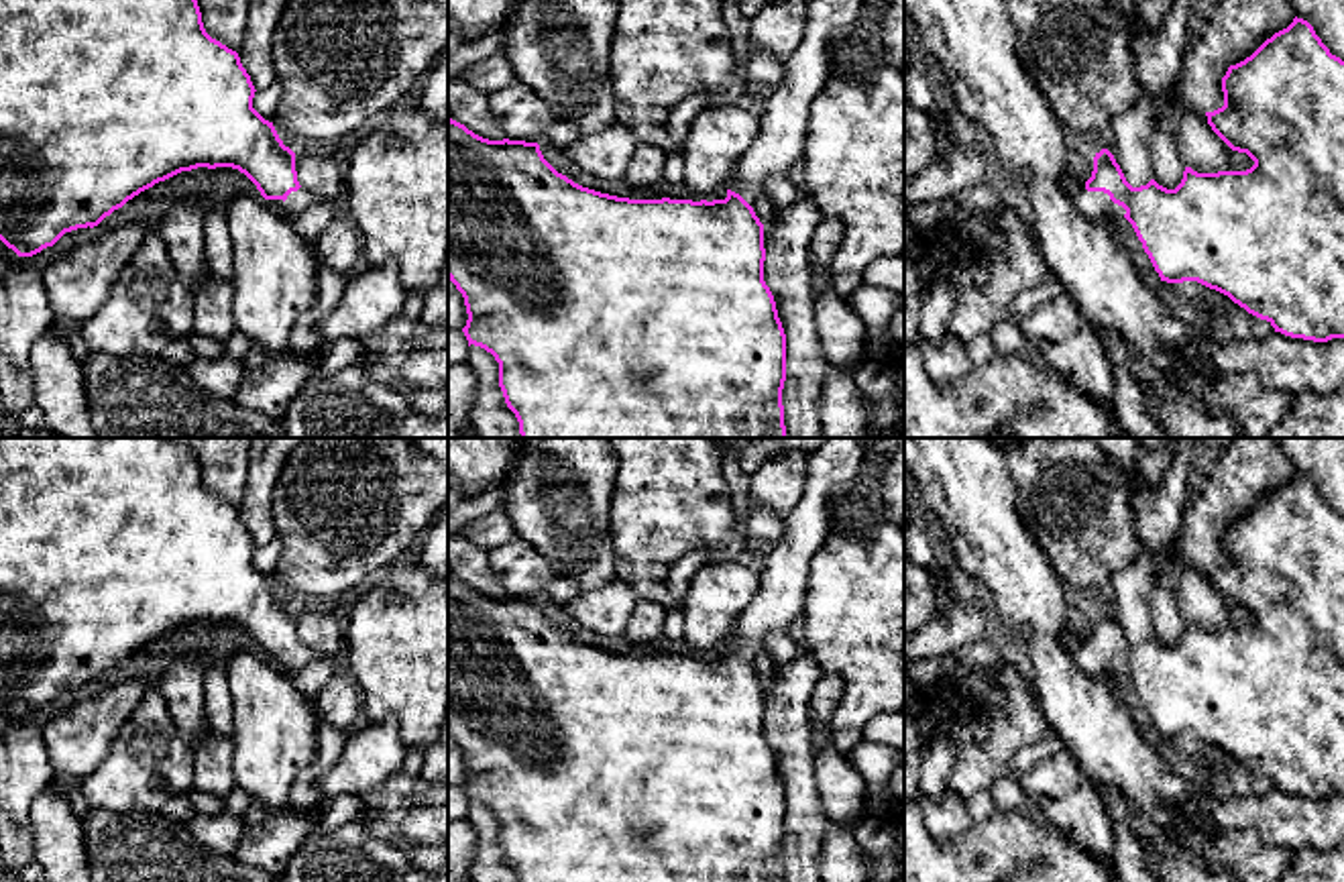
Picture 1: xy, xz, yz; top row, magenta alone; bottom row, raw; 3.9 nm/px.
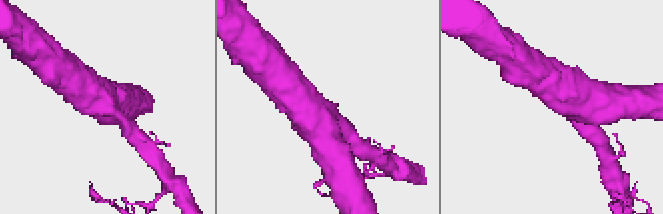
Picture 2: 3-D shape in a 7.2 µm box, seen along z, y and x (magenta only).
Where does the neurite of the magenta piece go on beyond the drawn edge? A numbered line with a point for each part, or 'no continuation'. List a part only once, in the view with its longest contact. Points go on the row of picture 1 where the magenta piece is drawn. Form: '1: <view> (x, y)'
1: yz (1092, 204)

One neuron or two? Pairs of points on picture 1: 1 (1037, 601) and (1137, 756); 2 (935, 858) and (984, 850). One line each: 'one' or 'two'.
1: one
2: one

